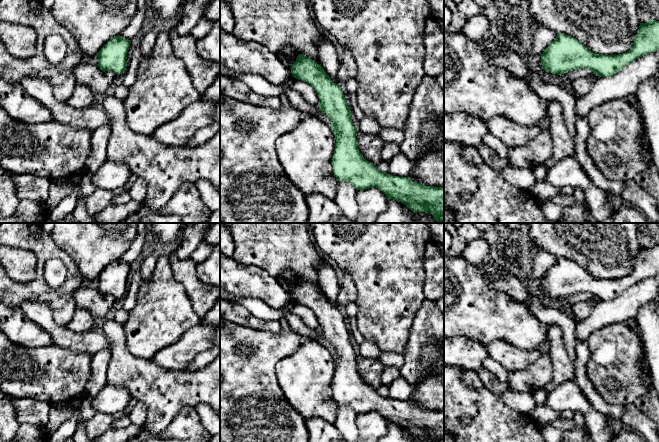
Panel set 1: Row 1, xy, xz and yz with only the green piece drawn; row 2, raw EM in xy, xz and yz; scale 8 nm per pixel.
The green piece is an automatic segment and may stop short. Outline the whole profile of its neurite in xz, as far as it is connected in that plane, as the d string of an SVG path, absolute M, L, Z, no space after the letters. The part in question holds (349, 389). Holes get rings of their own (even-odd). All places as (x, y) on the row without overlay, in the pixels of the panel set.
M299 278L290 293L294 302L309 307L315 313L319 321L319 332L332 345L331 352L336 363L332 390L334 400L338 405L349 406L356 414L379 412L389 424L393 423L401 426L413 436L426 436L432 438L434 442L444 442L444 410L426 410L413 406L410 401L398 401L383 397L378 394L377 390L362 380L356 363L358 354L351 344L351 334L346 327L344 318L339 308L330 303L321 288L317 288L304 278Z

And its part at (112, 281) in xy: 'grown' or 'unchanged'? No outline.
unchanged

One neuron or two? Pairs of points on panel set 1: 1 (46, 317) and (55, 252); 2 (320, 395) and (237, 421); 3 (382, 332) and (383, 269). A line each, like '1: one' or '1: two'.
1: two
2: two
3: one

